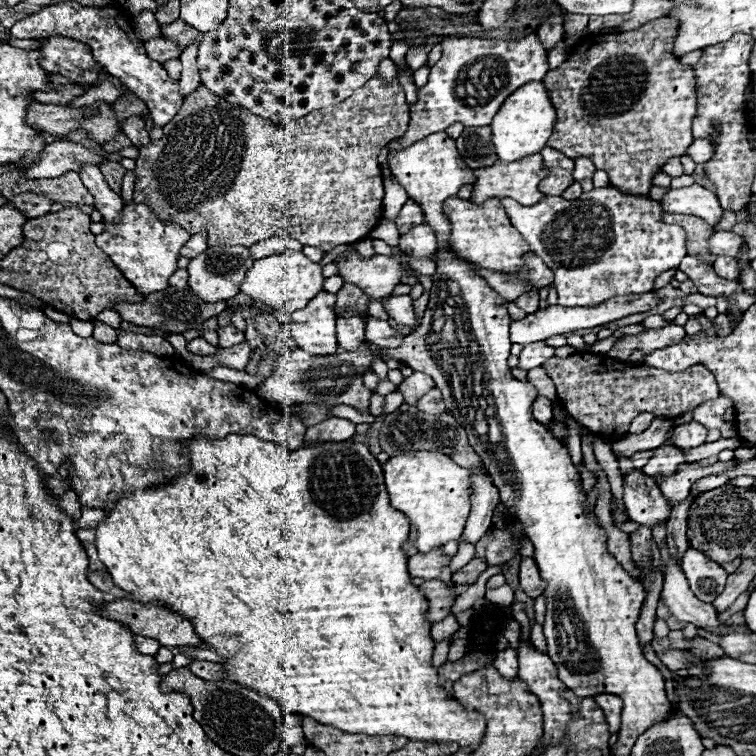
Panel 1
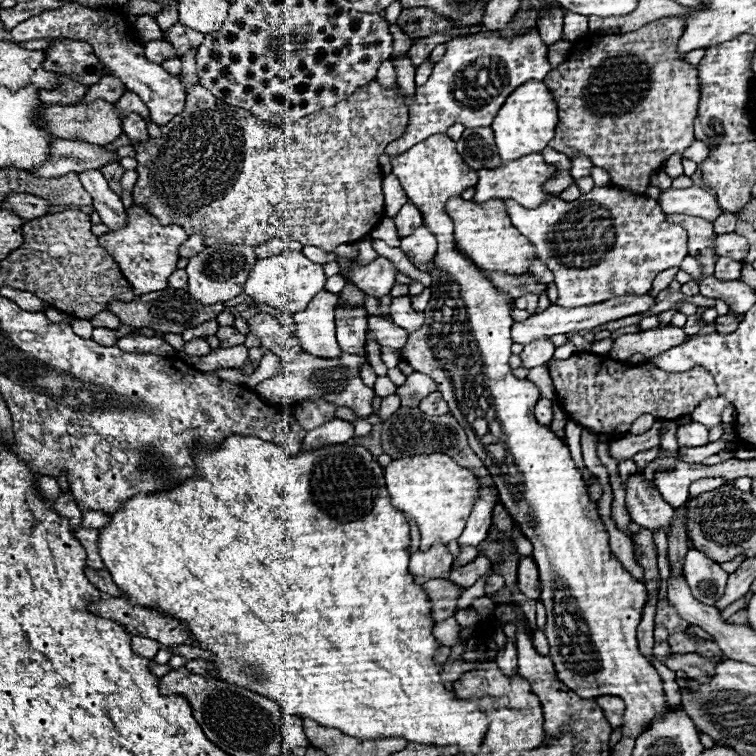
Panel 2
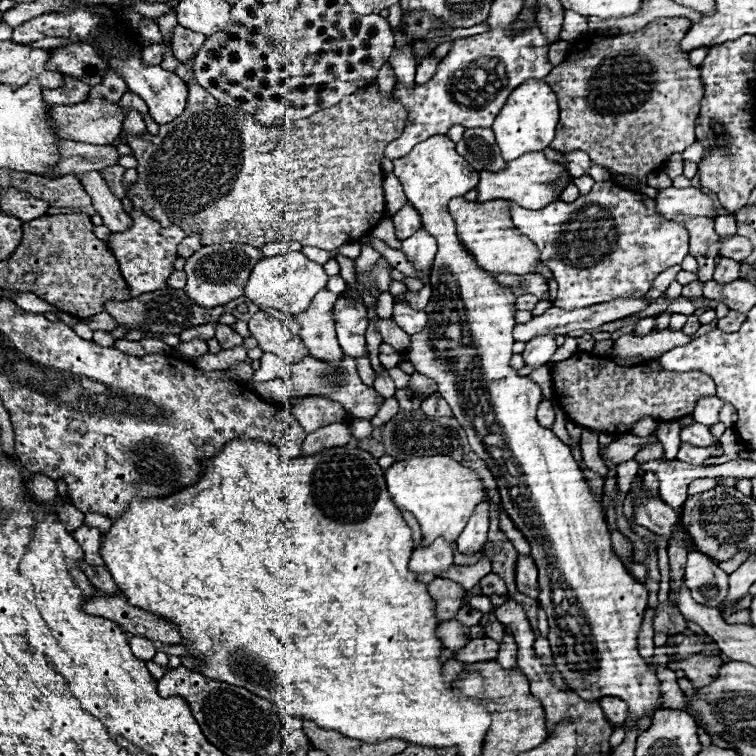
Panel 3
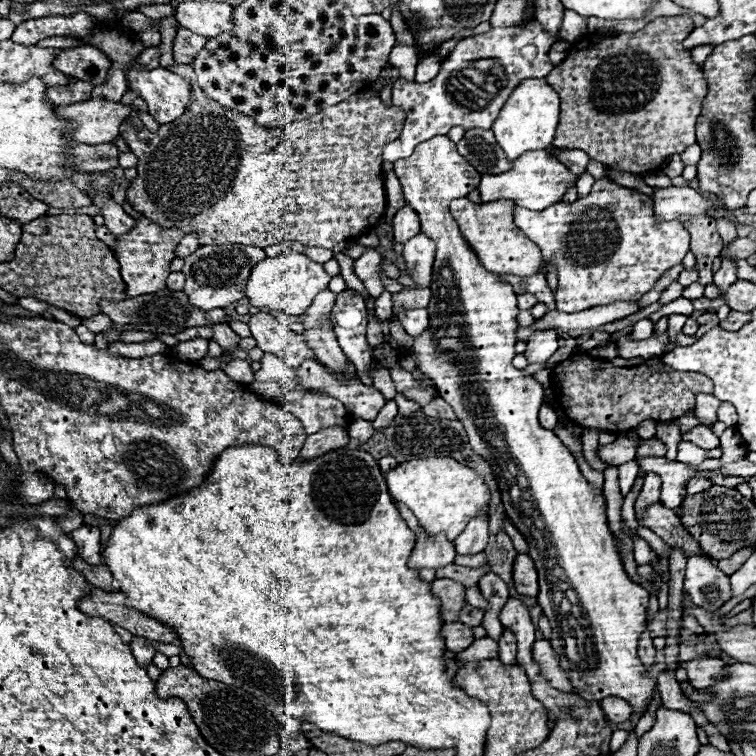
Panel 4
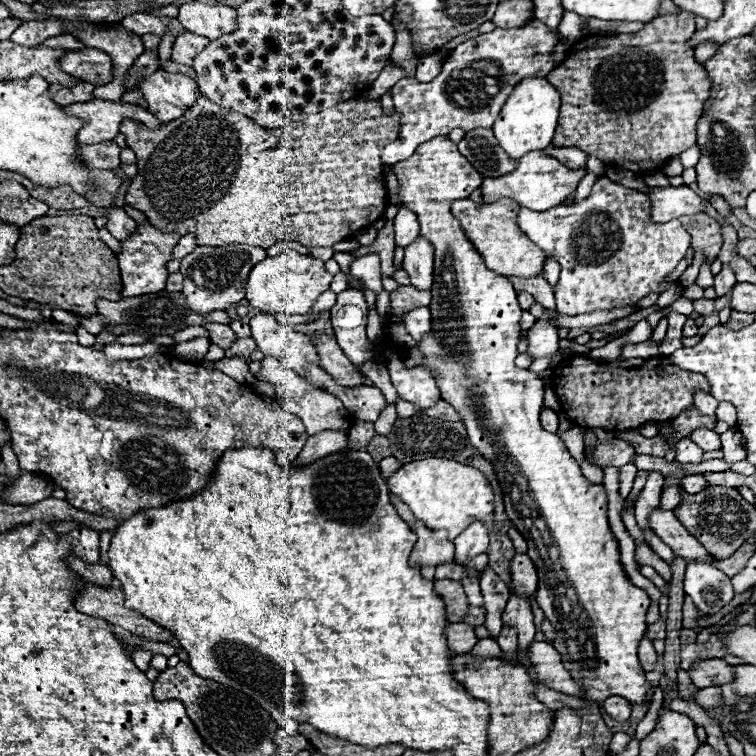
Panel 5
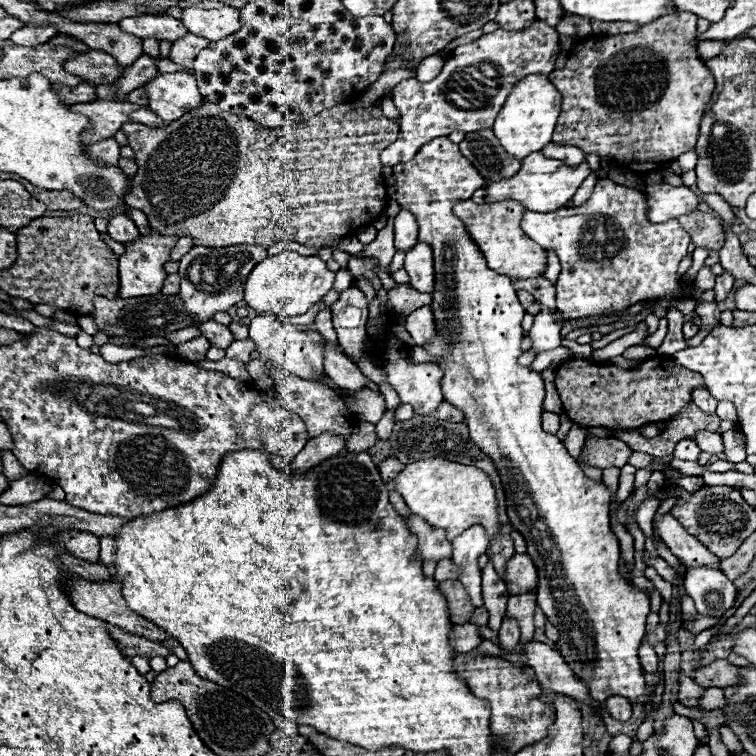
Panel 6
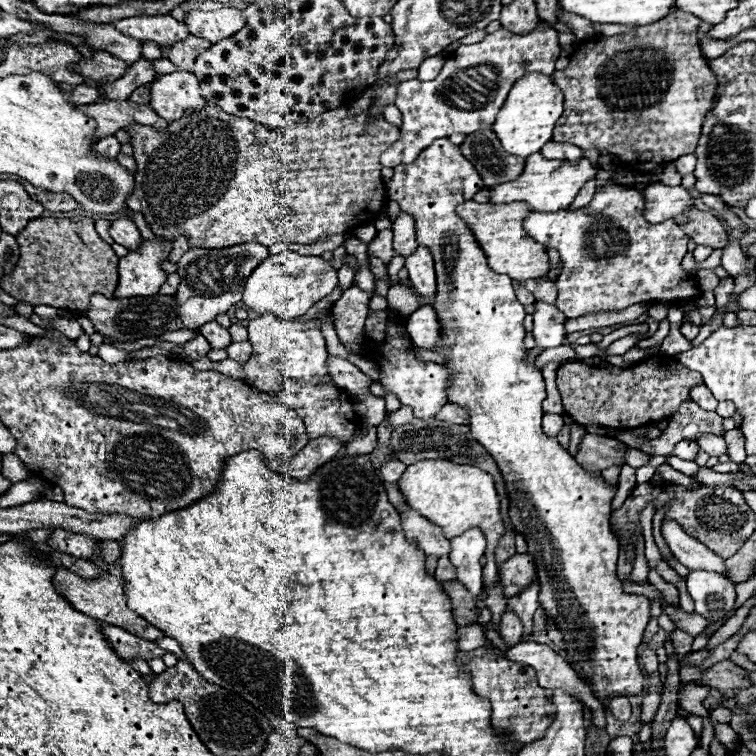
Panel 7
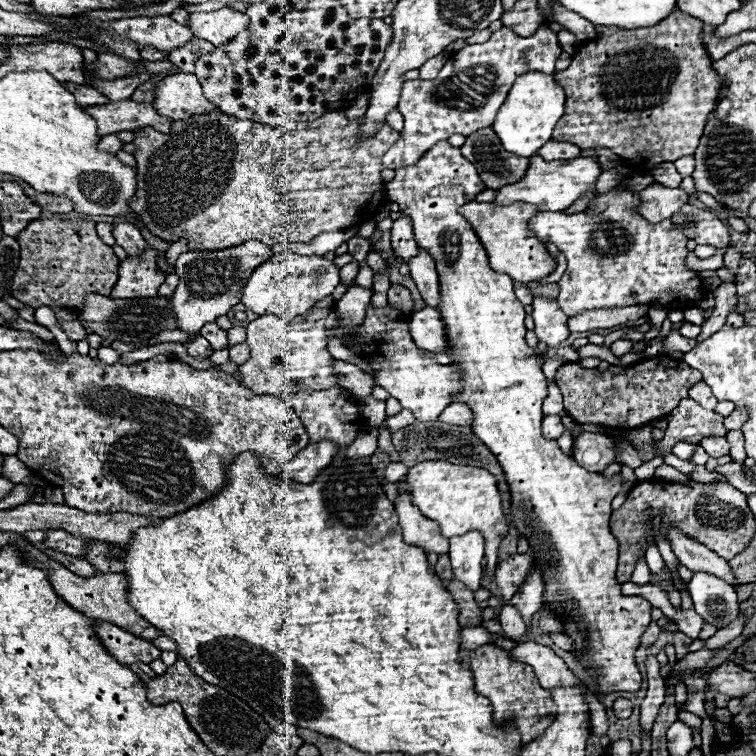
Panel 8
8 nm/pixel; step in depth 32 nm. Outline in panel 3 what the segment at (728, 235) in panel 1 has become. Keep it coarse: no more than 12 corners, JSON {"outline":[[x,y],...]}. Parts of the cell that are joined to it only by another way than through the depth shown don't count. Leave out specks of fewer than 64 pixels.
{"outline":[[734,234],[720,238],[720,256],[742,262],[752,242]]}

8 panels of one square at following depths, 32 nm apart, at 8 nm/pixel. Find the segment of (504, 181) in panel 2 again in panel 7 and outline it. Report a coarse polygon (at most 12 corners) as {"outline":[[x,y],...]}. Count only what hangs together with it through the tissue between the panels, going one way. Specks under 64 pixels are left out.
{"outline":[[532,154],[516,180],[490,190],[492,204],[564,210],[598,168]]}

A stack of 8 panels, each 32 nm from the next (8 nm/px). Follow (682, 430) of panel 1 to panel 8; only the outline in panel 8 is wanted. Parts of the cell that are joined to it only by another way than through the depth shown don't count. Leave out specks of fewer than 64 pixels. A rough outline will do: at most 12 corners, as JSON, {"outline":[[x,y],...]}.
{"outline":[[708,436],[700,446],[714,458],[728,456],[726,438]]}

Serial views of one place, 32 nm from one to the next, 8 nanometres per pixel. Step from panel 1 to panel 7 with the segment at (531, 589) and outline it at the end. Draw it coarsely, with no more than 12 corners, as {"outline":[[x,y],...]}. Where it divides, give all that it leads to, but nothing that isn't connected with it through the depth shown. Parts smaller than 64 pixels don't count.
{"outline":[[514,554],[502,564],[498,582],[504,596],[516,596],[536,580],[530,554]]}

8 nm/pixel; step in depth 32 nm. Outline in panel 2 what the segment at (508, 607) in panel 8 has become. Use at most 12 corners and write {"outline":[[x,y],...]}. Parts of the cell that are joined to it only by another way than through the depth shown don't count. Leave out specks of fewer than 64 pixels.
{"outline":[[508,640],[494,662],[506,676],[516,674],[516,646]]}

